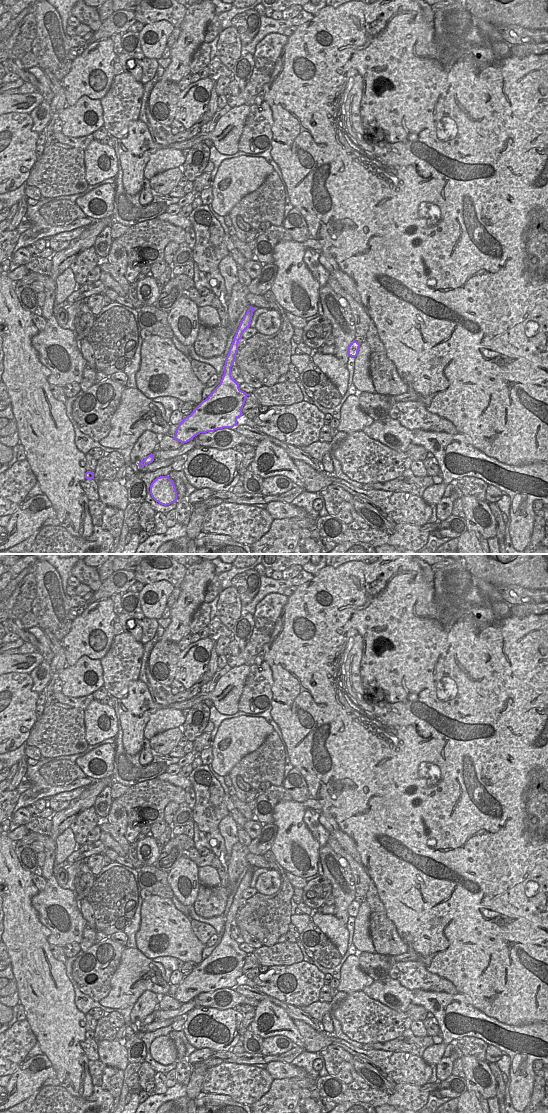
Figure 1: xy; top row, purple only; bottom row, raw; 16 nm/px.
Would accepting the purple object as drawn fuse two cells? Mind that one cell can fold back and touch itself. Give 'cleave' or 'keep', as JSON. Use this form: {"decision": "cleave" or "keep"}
{"decision": "keep"}

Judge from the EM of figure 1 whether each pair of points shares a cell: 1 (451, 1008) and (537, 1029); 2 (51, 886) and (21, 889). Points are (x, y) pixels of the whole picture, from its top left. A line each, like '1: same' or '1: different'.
1: same
2: different

